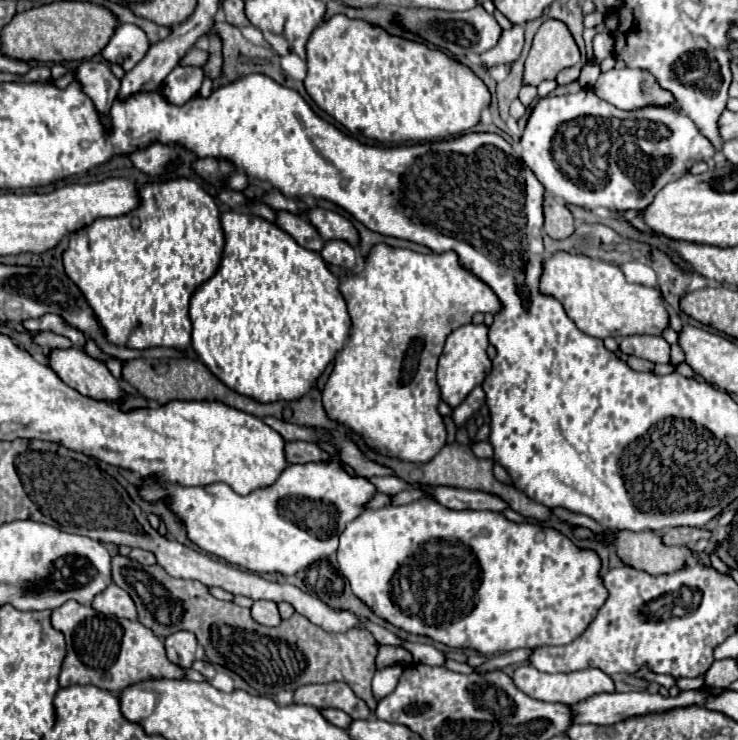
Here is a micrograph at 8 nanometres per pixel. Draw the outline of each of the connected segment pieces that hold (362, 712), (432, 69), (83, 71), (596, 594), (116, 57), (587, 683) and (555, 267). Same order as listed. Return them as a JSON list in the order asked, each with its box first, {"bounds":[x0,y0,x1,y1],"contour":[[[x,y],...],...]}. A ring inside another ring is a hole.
[{"bounds":[295,682,369,718],"contour":[[[345,682],[307,684],[295,690],[295,704],[309,704],[315,708],[339,708],[351,718],[369,718],[367,704],[355,696]]]},{"bounds":[303,14,491,144],"contour":[[[343,14],[333,16],[331,20],[323,22],[309,38],[307,42],[307,78],[303,80],[307,94],[313,98],[313,102],[331,118],[335,118],[341,126],[345,126],[351,134],[363,134],[369,140],[377,140],[381,144],[389,144],[389,142],[431,142],[431,140],[445,140],[449,136],[457,138],[461,134],[465,134],[467,130],[471,130],[475,124],[479,124],[481,120],[481,112],[483,108],[487,108],[491,104],[491,94],[485,88],[485,84],[463,64],[455,62],[453,58],[445,56],[441,50],[431,50],[421,42],[411,42],[411,40],[403,40],[397,36],[389,36],[383,28],[375,28],[363,20],[351,20]]]},{"bounds":[75,60,119,126],"contour":[[[85,60],[81,62],[81,66],[77,66],[75,78],[83,84],[83,90],[93,100],[103,124],[109,126],[107,112],[111,108],[113,98],[119,92],[119,78],[111,72],[109,64],[91,62],[91,60]]]},{"bounds":[337,498,607,656],"contour":[[[421,498],[421,500],[415,500],[405,506],[385,506],[379,510],[365,510],[361,516],[357,516],[357,520],[353,520],[345,526],[345,532],[341,532],[341,540],[339,540],[339,548],[337,548],[337,562],[339,562],[339,572],[351,584],[353,594],[361,602],[365,602],[375,616],[387,620],[389,624],[393,624],[397,628],[403,628],[405,632],[427,636],[427,638],[447,644],[451,648],[471,648],[485,656],[515,650],[515,648],[567,644],[567,642],[575,640],[587,628],[587,624],[597,616],[599,608],[603,606],[603,602],[607,598],[607,590],[599,578],[599,568],[601,568],[599,556],[591,550],[579,550],[561,532],[557,532],[553,528],[543,528],[539,524],[531,524],[531,522],[515,524],[515,522],[507,520],[501,512],[449,510],[429,498]]]},{"bounds":[101,24,151,72],"contour":[[[117,24],[109,44],[101,50],[101,56],[109,64],[119,64],[125,72],[129,72],[137,62],[143,60],[149,46],[151,44],[141,28],[135,24]]]},{"bounds":[511,664,615,704],"contour":[[[523,664],[523,666],[515,668],[511,680],[521,692],[525,692],[527,696],[533,696],[535,700],[543,700],[543,702],[577,704],[577,702],[581,702],[593,694],[615,692],[611,678],[597,668],[585,668],[585,670],[577,670],[577,672],[567,672],[567,674],[545,674],[545,672],[539,672],[537,668],[533,668],[531,664]]]},{"bounds":[539,252,669,338],"contour":[[[555,252],[545,258],[539,292],[557,298],[577,328],[595,338],[623,338],[631,334],[661,334],[669,326],[667,310],[657,288],[631,284],[619,266],[583,254]]]}]

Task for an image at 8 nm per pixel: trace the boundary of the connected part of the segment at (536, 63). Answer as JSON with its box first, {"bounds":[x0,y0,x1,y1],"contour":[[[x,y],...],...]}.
{"bounds":[523,20,579,86],"contour":[[[545,20],[525,60],[523,84],[539,86],[543,80],[553,80],[559,70],[575,64],[579,64],[579,50],[567,26],[559,20]]]}

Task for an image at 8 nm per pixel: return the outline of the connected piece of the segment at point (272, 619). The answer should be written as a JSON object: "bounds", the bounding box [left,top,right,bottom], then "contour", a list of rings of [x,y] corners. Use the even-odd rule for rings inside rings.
{"bounds":[251,600,281,626],"contour":[[[257,600],[251,606],[251,616],[255,622],[263,624],[263,626],[279,626],[281,618],[277,612],[277,604],[269,602],[269,600]]]}

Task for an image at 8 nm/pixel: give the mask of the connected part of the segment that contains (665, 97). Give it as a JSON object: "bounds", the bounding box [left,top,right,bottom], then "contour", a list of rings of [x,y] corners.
{"bounds":[593,66,675,110],"contour":[[[627,66],[603,72],[593,90],[599,98],[621,110],[637,110],[649,104],[675,104],[673,94],[663,90],[649,72]]]}

